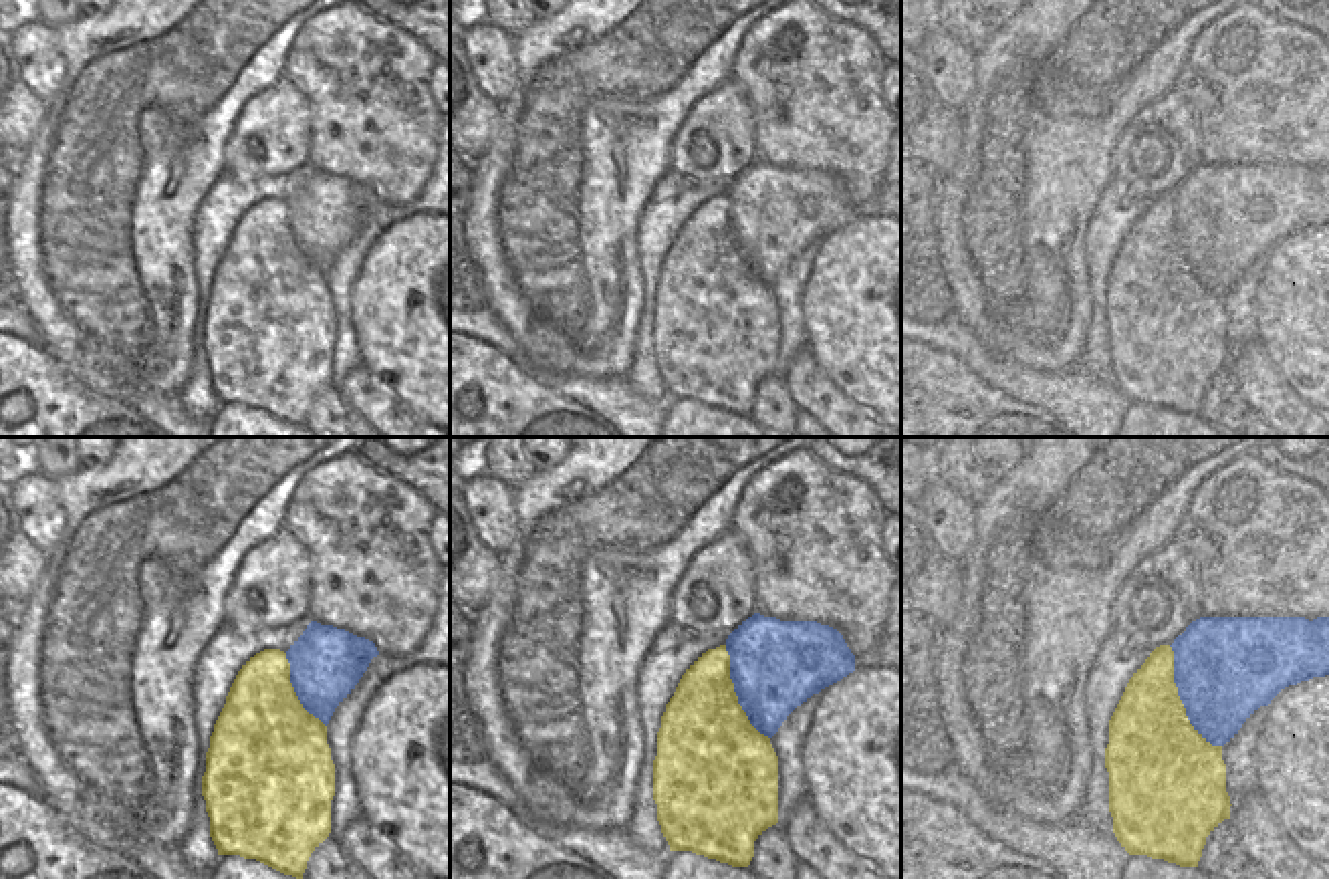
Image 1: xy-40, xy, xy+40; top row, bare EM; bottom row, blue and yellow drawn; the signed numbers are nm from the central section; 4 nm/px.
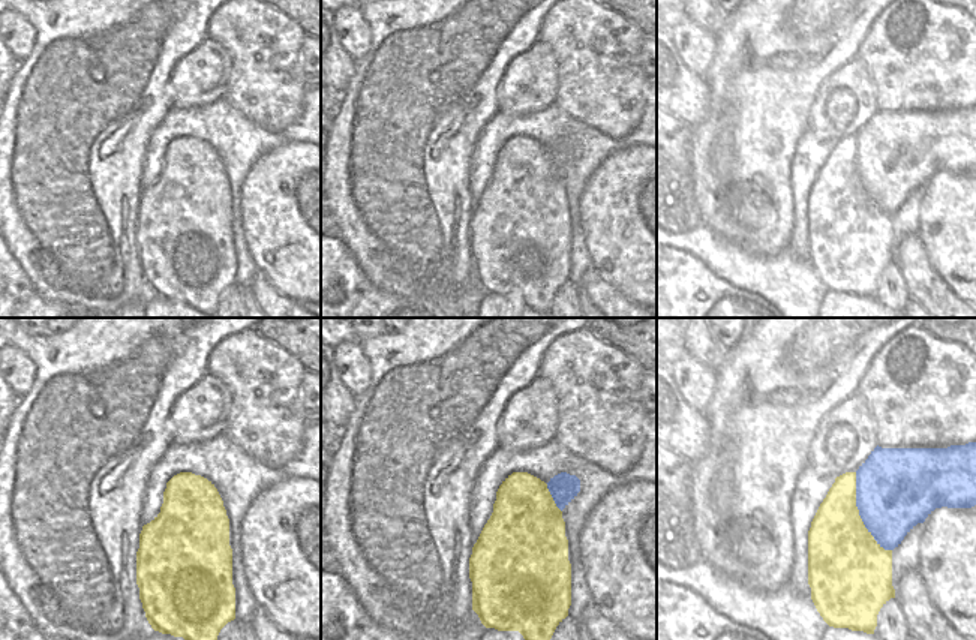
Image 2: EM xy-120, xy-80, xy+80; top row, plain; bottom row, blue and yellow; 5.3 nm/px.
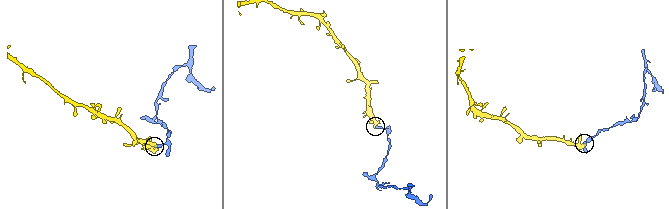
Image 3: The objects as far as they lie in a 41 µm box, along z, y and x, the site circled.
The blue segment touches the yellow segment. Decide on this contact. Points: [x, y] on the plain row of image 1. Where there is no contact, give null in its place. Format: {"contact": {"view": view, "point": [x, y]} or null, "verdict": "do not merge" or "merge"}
{"contact": {"view": "xy+40", "point": [1180, 246]}, "verdict": "do not merge"}

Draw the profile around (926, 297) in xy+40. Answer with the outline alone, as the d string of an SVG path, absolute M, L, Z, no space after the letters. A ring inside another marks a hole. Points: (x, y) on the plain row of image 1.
M901 155L901 317L942 323L952 292L936 248L938 175Z

